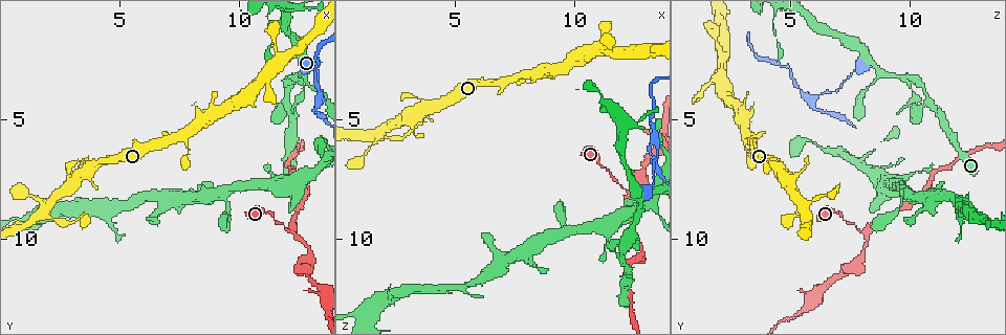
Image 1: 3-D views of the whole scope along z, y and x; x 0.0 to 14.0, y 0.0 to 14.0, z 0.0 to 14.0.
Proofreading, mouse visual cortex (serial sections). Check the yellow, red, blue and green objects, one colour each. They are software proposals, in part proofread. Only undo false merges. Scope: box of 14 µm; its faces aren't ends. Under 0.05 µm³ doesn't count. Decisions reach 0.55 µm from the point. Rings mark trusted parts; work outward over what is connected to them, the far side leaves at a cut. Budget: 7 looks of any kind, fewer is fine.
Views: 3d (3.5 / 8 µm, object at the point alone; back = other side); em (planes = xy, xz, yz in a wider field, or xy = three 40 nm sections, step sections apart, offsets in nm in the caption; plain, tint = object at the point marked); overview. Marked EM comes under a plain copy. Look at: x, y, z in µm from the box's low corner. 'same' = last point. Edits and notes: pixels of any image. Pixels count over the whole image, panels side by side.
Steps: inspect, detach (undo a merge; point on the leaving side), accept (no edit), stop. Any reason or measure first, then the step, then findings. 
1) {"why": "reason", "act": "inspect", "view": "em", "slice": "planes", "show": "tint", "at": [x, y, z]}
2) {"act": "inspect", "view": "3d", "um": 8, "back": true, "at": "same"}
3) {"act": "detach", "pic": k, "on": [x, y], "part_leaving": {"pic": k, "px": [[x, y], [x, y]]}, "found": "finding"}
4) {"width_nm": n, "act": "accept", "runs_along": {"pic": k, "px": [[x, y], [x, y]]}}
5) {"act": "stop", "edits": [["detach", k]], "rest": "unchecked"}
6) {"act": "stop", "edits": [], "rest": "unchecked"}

{"why": "three arms meet", "act": "inspect", "view": "3d", "um": 3.5, "at": [12.2, 9.6, 8.1]}

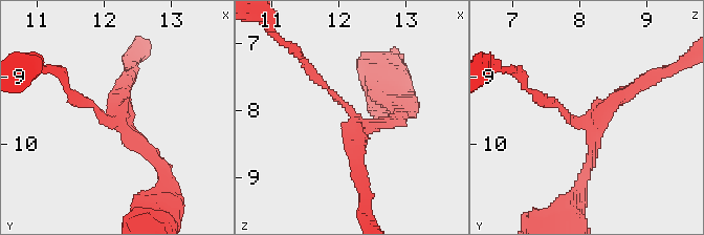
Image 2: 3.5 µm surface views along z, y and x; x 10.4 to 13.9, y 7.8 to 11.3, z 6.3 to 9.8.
{"why": "shape alone is not enough", "act": "inspect", "view": "em", "slice": "xy", "step": 1, "show": "tint", "at": [12.20, 9.65, 8.10]}

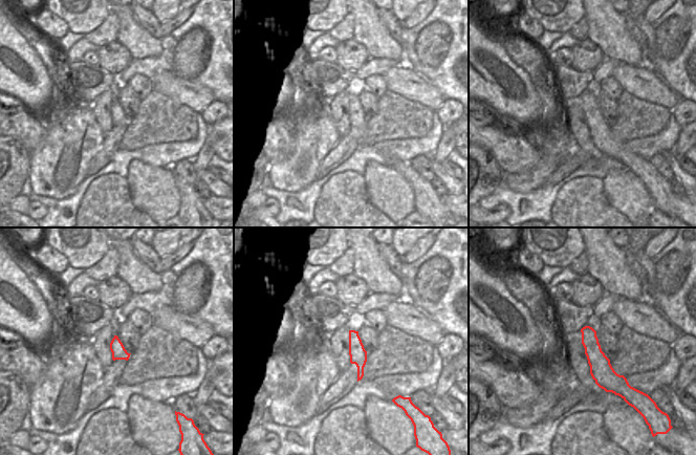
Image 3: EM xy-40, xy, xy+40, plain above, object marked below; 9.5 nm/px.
{"why": "cut it another way", "act": "inspect", "view": "em", "slice": "xy", "step": 3, "show": "tint", "at": "same"}

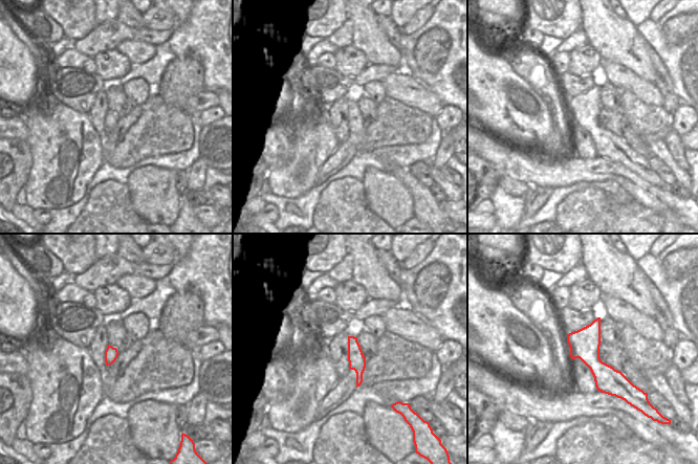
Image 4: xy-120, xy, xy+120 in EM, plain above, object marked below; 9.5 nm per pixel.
{"act": "accept", "runs_along": {"pic": 4, "px": [[350, 338], [358, 366], [358, 381]]}, "found": "one cell here"}

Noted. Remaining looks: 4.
{"why": "branch point", "act": "inspect", "view": "3d", "um": 3.5, "back": true, "at": [12.7, 3.0, 8.8]}

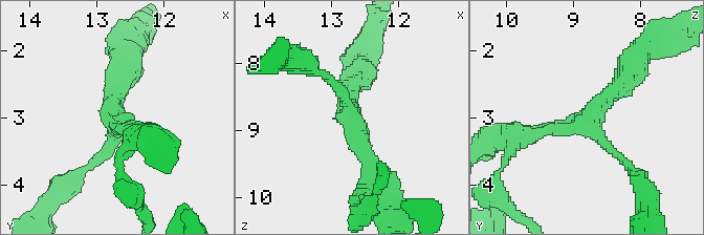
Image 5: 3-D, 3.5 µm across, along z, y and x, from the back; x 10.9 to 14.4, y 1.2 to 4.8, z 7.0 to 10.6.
{"arms": 3, "arm_widths_nm": [100, 200, 250], "why": "need the tissue", "act": "inspect", "view": "em", "slice": "xy", "step": 2, "show": "tint", "at": [12.70, 3.10, 8.80]}

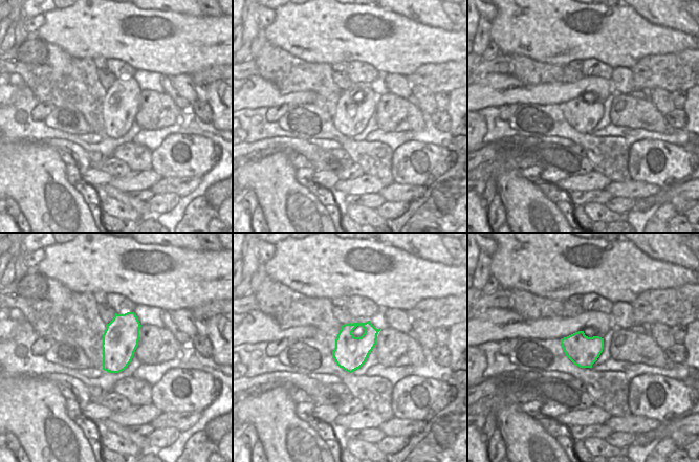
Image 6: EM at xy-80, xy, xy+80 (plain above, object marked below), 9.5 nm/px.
{"act": "accept", "runs_along": {"pic": 5, "px": [[526, 136], [588, 124], [631, 68]]}, "found": "all the same cell"}

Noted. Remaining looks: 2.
{"act": "inspect", "view": "3d", "um": 3.5, "at": [13.3, 4.1, 5.9]}

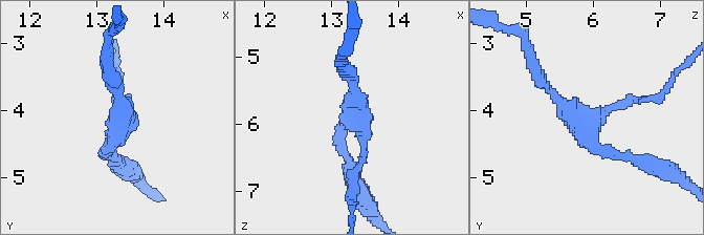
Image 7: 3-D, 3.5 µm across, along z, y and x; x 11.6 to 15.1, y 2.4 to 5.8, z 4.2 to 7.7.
{"why": "need the tissue", "act": "inspect", "view": "em", "slice": "xy", "step": 1, "show": "tint", "at": [13.35, 4.15, 5.85]}

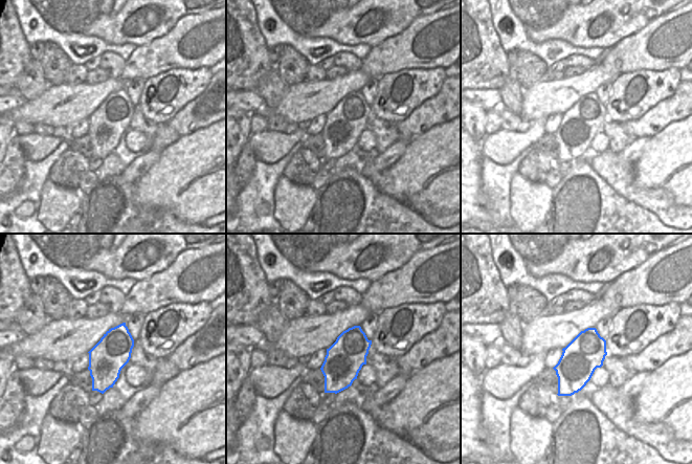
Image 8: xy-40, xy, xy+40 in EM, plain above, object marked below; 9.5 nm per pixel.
{"arms": 3, "act": "accept", "runs_along": {"pic": 7, "px": [[640, 101], [578, 121], [535, 69]]}, "found": "continuous, no second cell"}

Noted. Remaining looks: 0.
{"act": "stop", "edits": [], "rest": "unchecked"}

